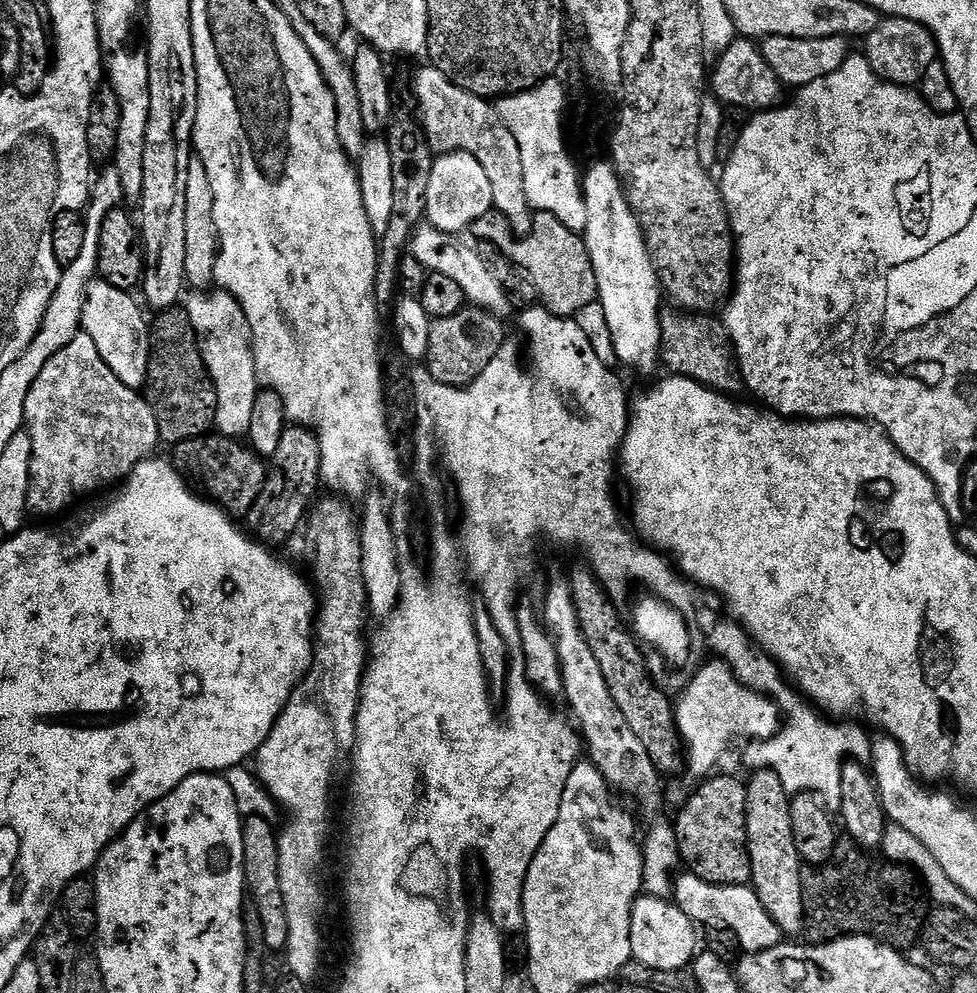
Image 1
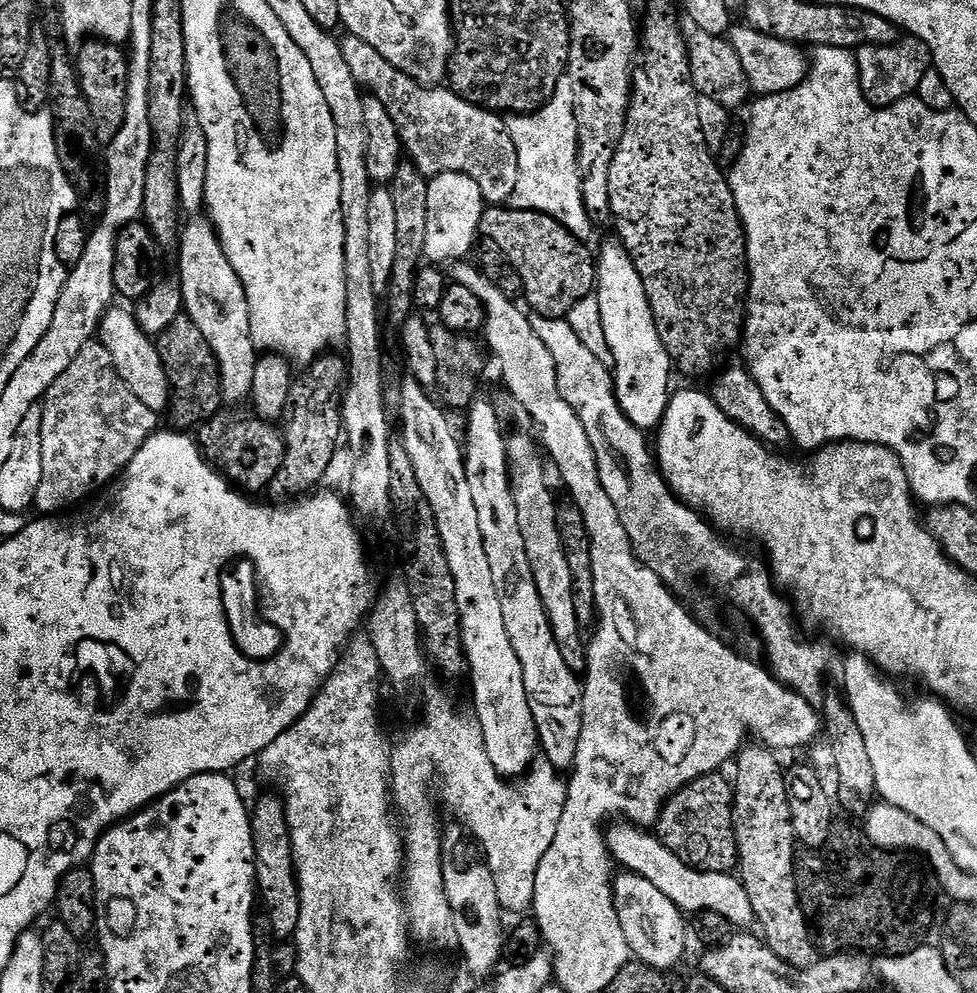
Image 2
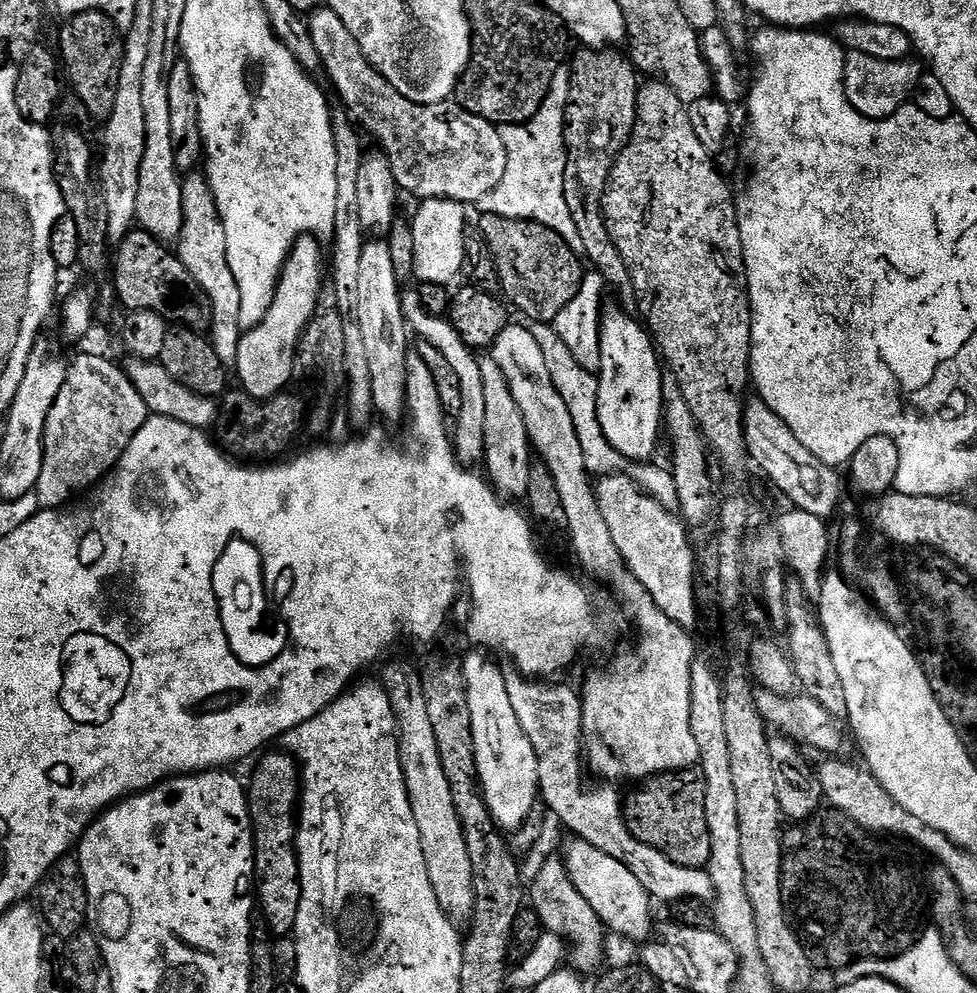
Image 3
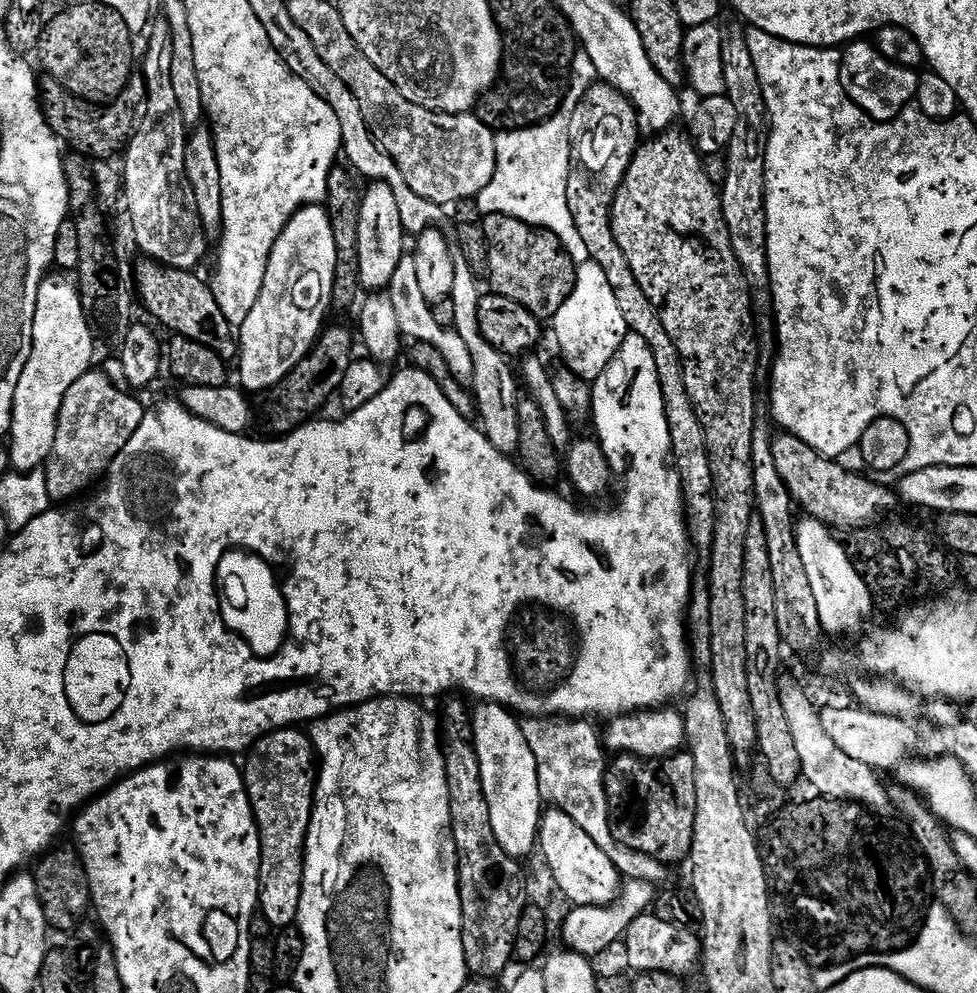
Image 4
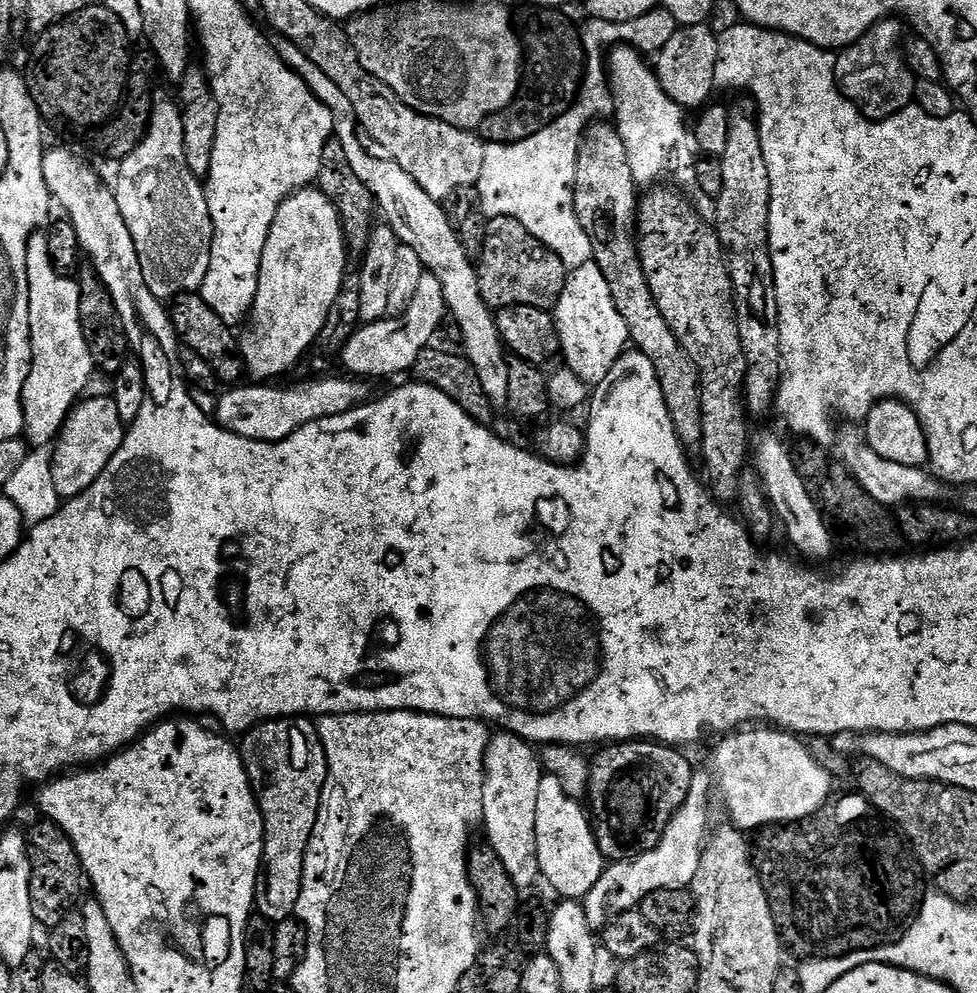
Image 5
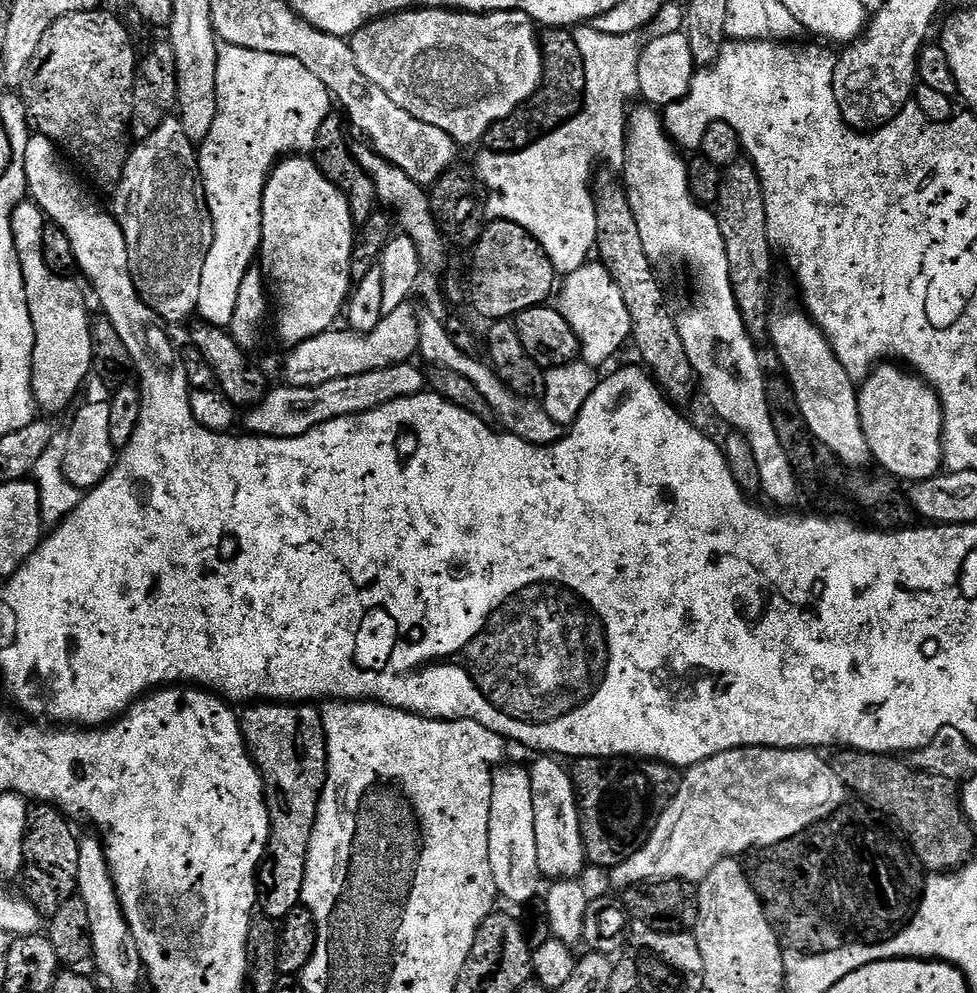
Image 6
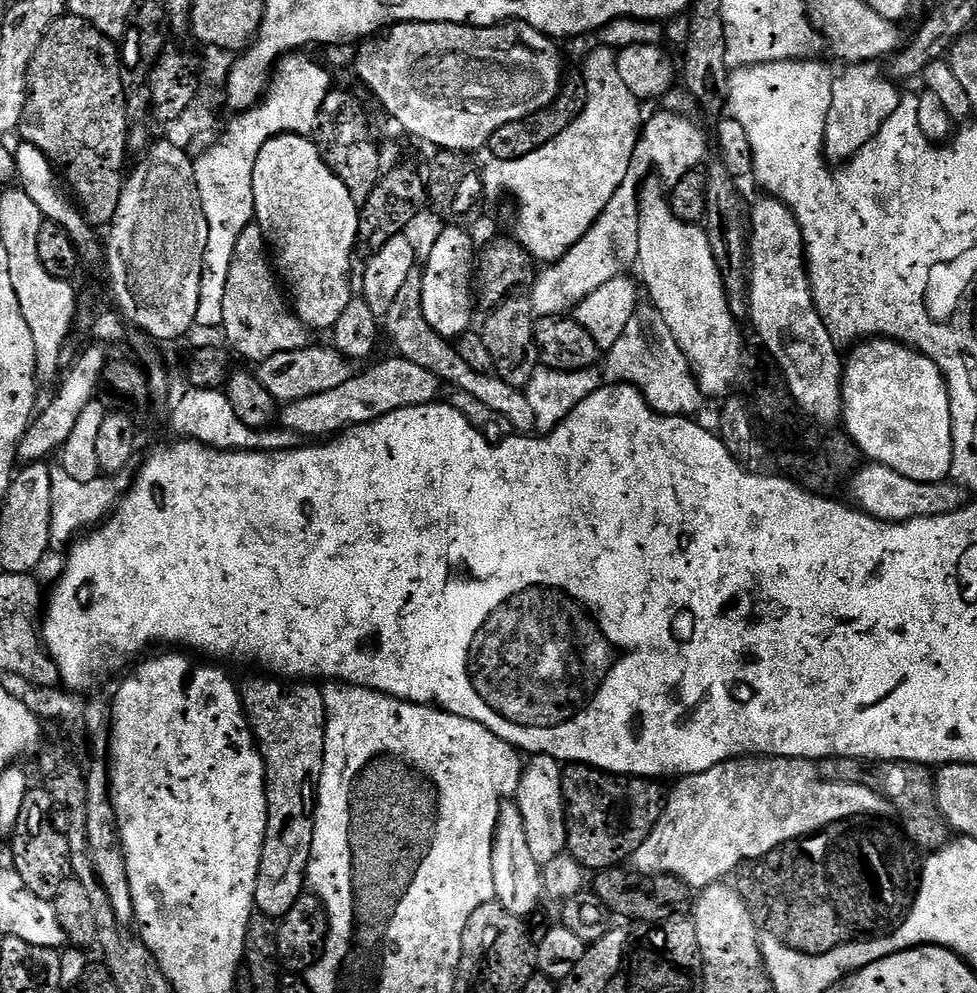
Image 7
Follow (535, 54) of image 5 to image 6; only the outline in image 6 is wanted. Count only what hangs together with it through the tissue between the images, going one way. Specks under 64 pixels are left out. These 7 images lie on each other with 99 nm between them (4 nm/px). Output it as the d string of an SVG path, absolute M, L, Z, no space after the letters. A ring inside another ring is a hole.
M549 28L539 37L539 42L540 52L544 55L544 81L517 112L494 122L494 126L490 126L490 130L486 130L482 144L489 152L520 152L523 148L528 148L537 140L541 140L543 136L550 135L553 130L558 128L560 120L563 120L564 117L571 117L572 113L580 107L580 101L586 90L586 70L582 50L578 50L578 42L574 42L572 32L566 28Z

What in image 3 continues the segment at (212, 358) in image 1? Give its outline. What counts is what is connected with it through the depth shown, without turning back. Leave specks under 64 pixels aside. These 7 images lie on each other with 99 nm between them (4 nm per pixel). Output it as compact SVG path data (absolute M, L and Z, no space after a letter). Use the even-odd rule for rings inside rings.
M193 170L182 180L182 204L184 206L184 226L178 237L178 255L190 270L192 277L202 286L202 290L212 303L212 327L210 339L218 358L226 366L235 365L242 337L240 326L240 307L242 298L238 290L238 282L230 270L230 262L226 258L226 230L220 221L220 211L208 177L203 171Z

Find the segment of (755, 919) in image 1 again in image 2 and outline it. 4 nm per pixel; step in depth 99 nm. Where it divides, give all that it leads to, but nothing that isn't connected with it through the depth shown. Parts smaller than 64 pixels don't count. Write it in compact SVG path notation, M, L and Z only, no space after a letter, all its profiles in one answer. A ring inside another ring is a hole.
M616 822L608 832L606 847L615 863L621 869L633 872L635 876L646 878L646 882L651 882L674 902L674 906L679 908L681 913L695 914L698 912L713 912L722 914L729 924L737 929L744 930L749 923L755 921L756 915L750 906L750 898L744 889L744 883L735 875L727 871L700 872L697 868L692 868L686 862L682 862L670 850L664 848L664 844L655 835L641 830L627 822Z

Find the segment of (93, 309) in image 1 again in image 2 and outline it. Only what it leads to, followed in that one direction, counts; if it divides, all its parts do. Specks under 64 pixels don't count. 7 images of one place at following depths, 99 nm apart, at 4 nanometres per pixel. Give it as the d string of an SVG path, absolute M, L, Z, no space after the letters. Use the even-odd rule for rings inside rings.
M109 307L103 318L100 319L98 329L99 343L110 350L110 358L114 362L116 372L126 382L128 389L142 402L142 406L150 406L150 410L160 414L167 409L170 403L168 379L166 370L162 366L162 358L158 354L153 337L146 335L140 329L135 315L124 308Z

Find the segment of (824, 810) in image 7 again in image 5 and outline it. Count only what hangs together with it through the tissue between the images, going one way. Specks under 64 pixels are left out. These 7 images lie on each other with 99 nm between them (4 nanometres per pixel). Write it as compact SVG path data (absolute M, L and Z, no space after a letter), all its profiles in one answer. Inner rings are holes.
M752 726L721 740L724 741L717 746L712 764L725 786L732 788L731 823L735 827L759 830L792 824L814 815L823 804L829 803L833 775L810 748L804 748L805 741L799 735L772 726ZM700 774L693 775L690 794L684 805L672 815L672 821L660 836L654 850L639 856L621 858L605 867L602 878L594 882L594 890L583 898L586 922L594 930L603 930L612 917L639 909L646 894L663 888L688 888L698 874L700 859L710 835L708 828L708 780Z

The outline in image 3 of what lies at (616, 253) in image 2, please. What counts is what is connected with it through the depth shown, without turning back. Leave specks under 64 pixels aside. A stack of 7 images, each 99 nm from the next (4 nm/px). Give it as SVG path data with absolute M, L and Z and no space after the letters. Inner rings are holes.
M610 311L603 317L601 328L601 366L598 371L600 389L596 403L596 420L598 428L604 431L611 448L615 453L626 458L633 456L640 462L648 462L656 452L656 443L662 440L662 421L664 418L664 376L662 375L662 360L658 349L650 335L649 329L643 323L631 320L620 312Z

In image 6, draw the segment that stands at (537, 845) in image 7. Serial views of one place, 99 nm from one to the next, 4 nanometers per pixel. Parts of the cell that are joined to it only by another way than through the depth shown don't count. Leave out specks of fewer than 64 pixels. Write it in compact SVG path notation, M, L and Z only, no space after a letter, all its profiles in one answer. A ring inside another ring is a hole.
M536 758L530 764L528 777L534 794L534 838L538 838L538 866L541 877L555 882L565 878L576 878L580 871L586 868L584 855L584 839L580 829L580 811L576 805L576 788L572 785L572 774L567 767L563 768L556 758Z

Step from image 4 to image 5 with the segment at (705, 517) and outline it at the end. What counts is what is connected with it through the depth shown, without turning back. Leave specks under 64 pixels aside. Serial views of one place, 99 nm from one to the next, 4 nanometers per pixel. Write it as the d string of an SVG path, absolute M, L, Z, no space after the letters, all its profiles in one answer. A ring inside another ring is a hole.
M596 122L584 134L584 141L580 143L580 153L576 163L576 185L572 188L574 206L578 214L578 222L586 230L592 243L592 259L601 268L606 283L610 286L614 306L625 319L629 328L629 341L634 345L635 351L646 354L650 362L654 362L654 374L658 374L658 386L662 386L662 398L666 402L666 410L674 422L674 430L683 442L685 449L696 450L700 447L702 434L702 402L700 401L700 372L694 362L684 352L684 347L678 342L674 330L662 318L662 310L654 302L654 294L650 294L648 276L642 270L640 253L637 241L634 239L634 221L638 208L638 185L632 177L630 162L626 158L626 146L622 146L620 133L611 123Z

